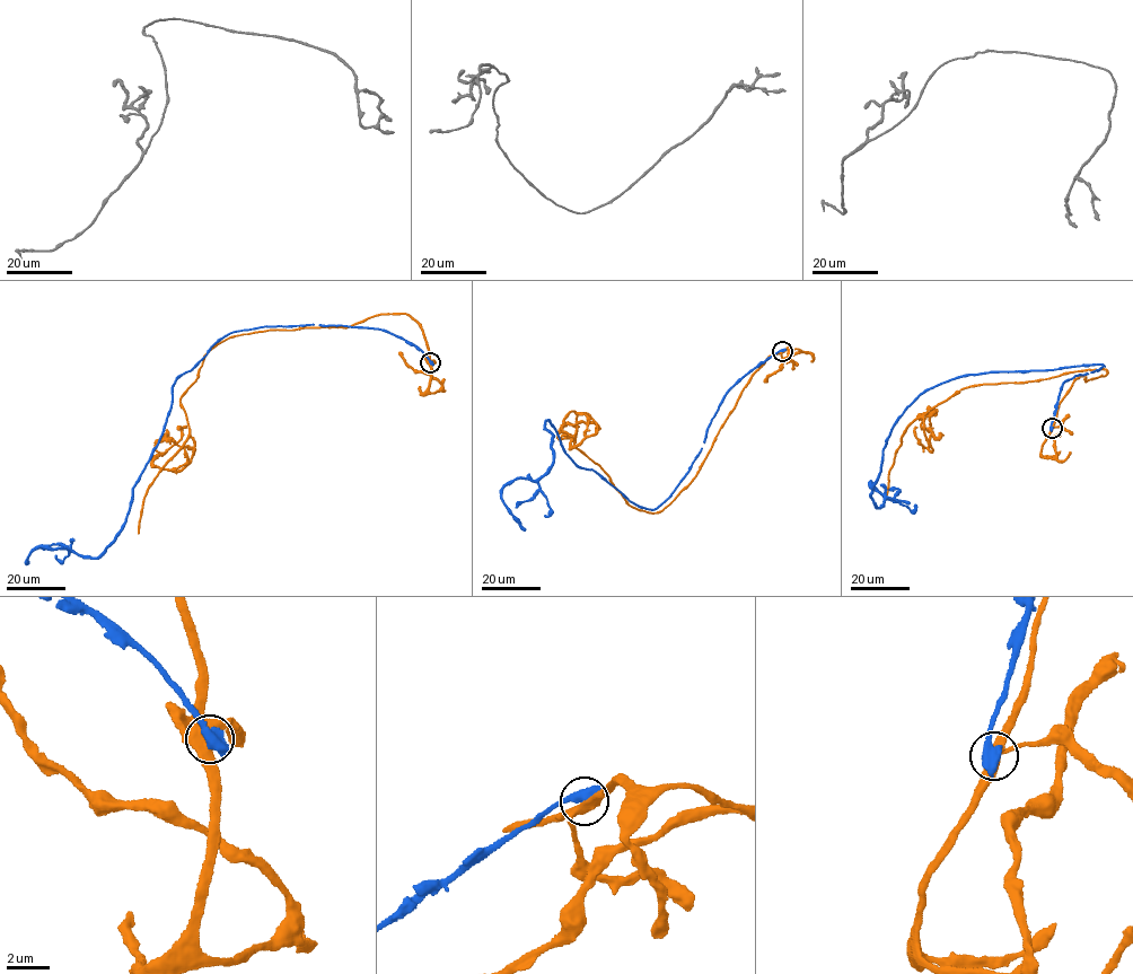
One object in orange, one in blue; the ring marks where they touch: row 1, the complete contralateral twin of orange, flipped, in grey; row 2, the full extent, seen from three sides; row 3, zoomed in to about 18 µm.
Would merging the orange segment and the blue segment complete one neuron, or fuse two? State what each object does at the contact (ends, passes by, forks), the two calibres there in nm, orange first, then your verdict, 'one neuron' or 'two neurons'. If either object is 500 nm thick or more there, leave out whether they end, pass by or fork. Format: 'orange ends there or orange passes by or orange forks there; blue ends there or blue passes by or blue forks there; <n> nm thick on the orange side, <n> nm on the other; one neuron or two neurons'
400 nm thick on the orange side, 700 nm on the other; two neurons

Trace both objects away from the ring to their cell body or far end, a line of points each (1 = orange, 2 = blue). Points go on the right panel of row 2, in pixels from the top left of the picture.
1: (1052, 428), (1073, 380), (1107, 370), (964, 388), (924, 415), (932, 452), (921, 415), (943, 435)
2: (1052, 428), (1064, 382), (1103, 363), (933, 386), (884, 447), (880, 508), (869, 486), (910, 503)

